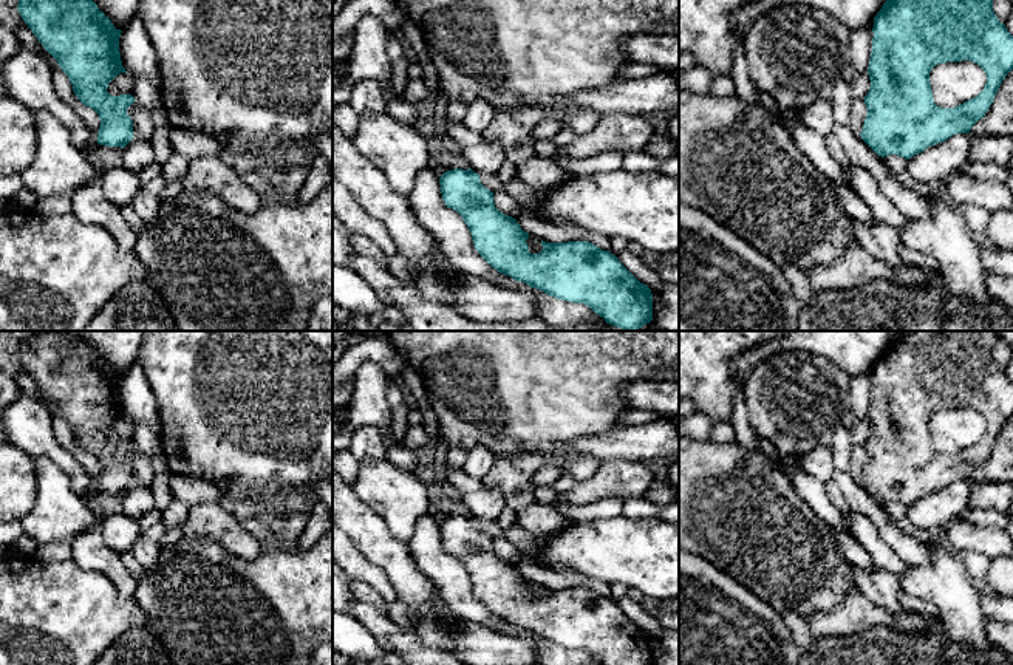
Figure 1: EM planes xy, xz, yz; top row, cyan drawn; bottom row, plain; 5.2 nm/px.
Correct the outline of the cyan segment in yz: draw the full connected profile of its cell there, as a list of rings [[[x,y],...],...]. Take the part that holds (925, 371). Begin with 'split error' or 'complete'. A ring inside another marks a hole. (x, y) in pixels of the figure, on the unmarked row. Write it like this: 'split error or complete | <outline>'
complete | [[[911,331],[883,350],[874,363],[868,413],[871,433],[863,445],[868,461],[860,479],[878,503],[909,506],[953,481],[970,479],[985,462],[1002,427],[1013,416],[1013,382],[993,357],[994,342],[994,331]],[[962,407],[971,407],[985,418],[984,436],[954,455],[937,453],[931,416],[939,410]]]

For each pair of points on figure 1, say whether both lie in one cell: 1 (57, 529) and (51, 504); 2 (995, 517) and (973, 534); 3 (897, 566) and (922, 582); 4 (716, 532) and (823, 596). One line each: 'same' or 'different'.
1: same
2: different
3: different
4: same

